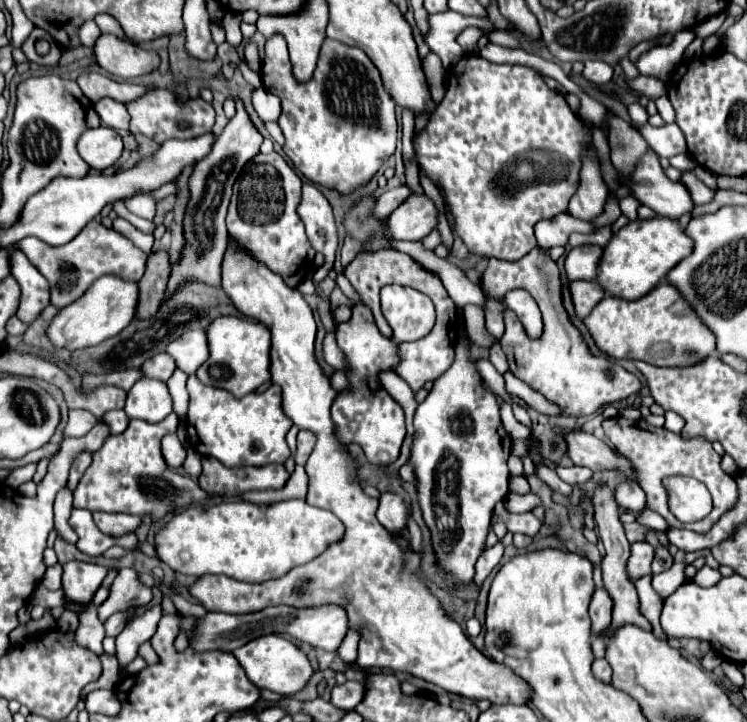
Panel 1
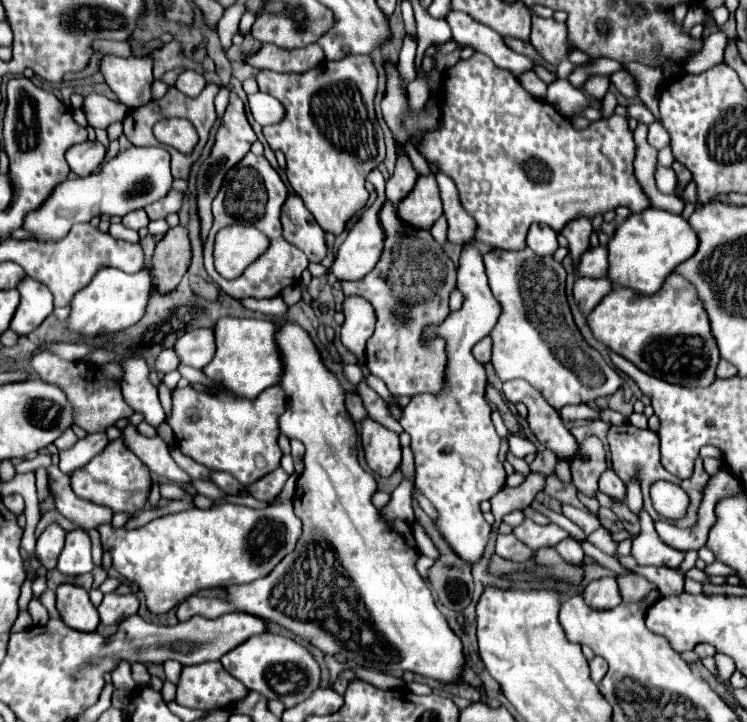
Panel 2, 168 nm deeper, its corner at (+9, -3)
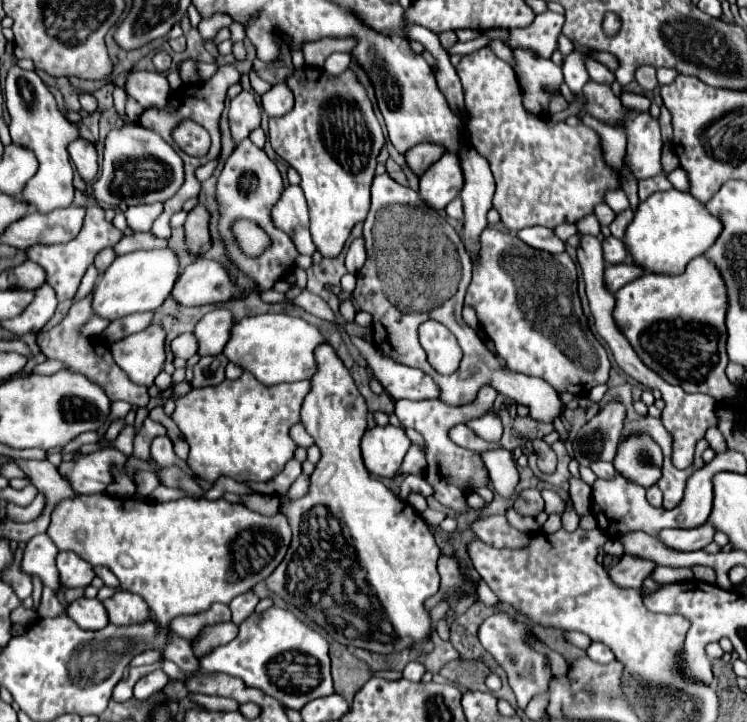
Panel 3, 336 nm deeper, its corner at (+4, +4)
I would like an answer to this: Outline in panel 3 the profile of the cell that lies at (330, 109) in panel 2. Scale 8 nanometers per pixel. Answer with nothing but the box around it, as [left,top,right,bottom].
[269,67,385,257]

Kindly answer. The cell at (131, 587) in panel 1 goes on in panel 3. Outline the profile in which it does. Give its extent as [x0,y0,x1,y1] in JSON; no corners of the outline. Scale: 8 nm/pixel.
[103,591,149,625]

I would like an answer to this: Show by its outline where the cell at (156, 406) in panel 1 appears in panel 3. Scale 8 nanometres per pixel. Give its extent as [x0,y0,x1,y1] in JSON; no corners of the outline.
[111,325,165,387]

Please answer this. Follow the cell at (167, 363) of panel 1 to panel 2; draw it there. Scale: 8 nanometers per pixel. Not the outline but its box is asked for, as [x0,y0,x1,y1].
[156,348,180,374]

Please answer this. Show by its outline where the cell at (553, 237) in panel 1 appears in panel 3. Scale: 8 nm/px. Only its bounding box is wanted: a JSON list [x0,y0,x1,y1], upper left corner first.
[517,225,565,253]

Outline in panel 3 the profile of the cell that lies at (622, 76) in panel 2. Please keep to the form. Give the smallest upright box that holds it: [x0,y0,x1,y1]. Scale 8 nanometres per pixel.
[587,57,615,85]

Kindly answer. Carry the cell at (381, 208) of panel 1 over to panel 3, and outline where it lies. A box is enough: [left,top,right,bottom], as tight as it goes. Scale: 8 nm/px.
[405,143,443,177]

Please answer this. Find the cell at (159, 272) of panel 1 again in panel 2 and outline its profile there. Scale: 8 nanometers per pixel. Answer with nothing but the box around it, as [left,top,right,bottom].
[152,226,192,288]

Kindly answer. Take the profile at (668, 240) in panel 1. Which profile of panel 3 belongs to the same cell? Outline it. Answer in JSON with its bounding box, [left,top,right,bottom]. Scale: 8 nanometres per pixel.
[623,189,721,275]

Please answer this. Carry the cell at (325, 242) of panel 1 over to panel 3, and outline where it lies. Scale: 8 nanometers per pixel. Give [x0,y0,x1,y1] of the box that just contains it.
[271,185,317,255]

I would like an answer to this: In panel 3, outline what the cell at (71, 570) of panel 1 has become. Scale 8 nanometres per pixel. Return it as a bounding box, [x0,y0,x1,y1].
[67,597,109,631]

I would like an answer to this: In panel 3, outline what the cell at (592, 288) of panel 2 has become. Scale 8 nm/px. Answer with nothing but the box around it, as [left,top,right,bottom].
[605,263,645,293]

